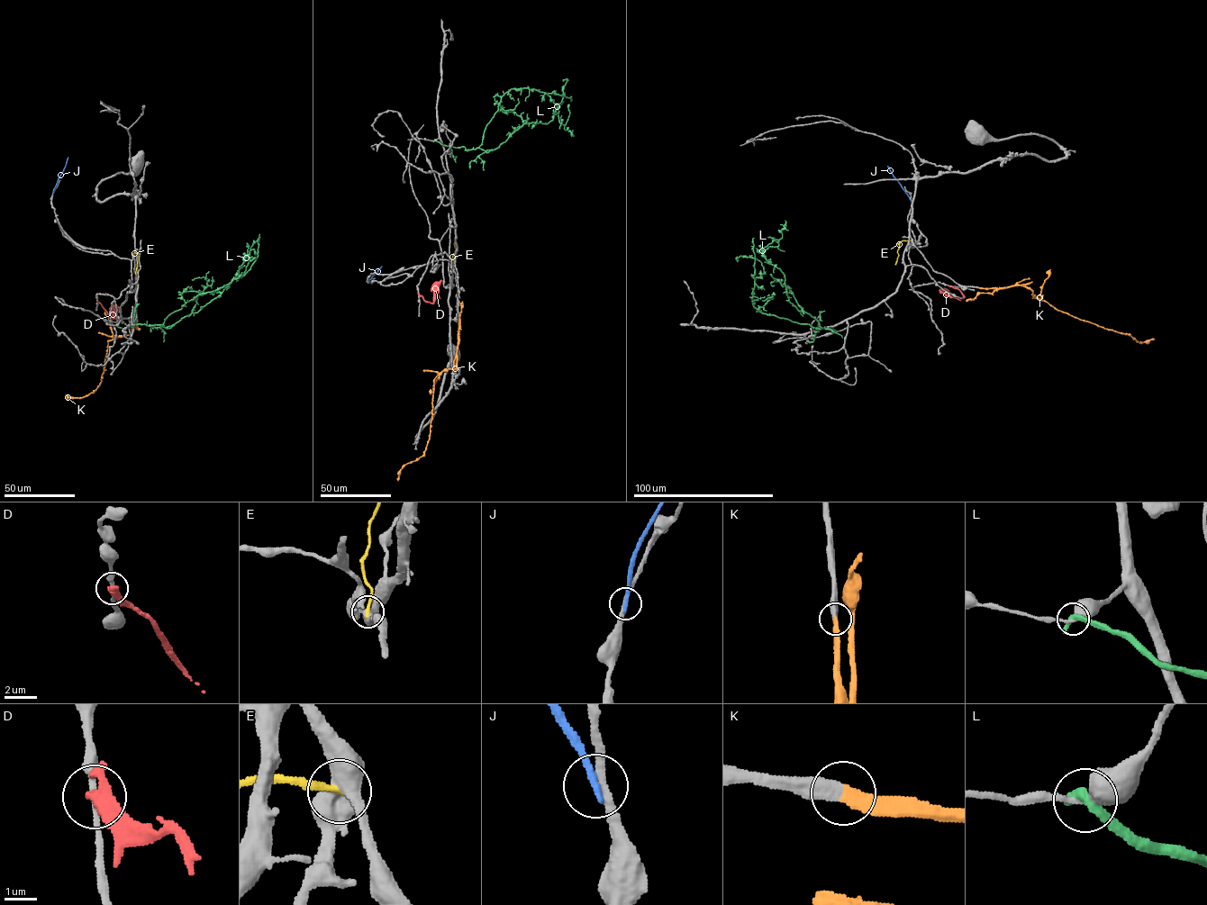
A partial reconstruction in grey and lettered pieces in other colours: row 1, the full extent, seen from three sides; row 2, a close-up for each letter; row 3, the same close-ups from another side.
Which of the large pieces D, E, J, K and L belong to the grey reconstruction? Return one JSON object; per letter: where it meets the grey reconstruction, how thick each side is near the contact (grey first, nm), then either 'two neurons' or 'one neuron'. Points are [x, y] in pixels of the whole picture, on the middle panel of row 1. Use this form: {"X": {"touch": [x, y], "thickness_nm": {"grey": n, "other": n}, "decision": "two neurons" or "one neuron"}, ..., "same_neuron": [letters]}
{"D": {"touch": [418, 294], "thickness_nm": {"grey": 200, "other": 400}, "decision": "two neurons"}, "E": {"touch": [452, 265], "thickness_nm": {"grey": 480, "other": 200}, "decision": "two neurons"}, "J": {"touch": [368, 281], "thickness_nm": {"grey": 220, "other": 240}, "decision": "two neurons"}, "K": {"touch": [458, 317], "thickness_nm": {"grey": 440, "other": 380}, "decision": "one neuron"}, "L": {"touch": [434, 140], "thickness_nm": {"grey": 400, "other": 440}, "decision": "two neurons"}, "same_neuron": ["K"]}

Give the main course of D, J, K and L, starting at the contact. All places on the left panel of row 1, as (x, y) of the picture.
D: (97, 301), (112, 318), (120, 307)
J: (52, 194), (68, 158)
K: (135, 318), (129, 335), (108, 341), (104, 372), (96, 390), (85, 396), (67, 396)
L: (116, 325), (163, 323), (197, 295), (240, 276), (253, 257), (249, 259)

